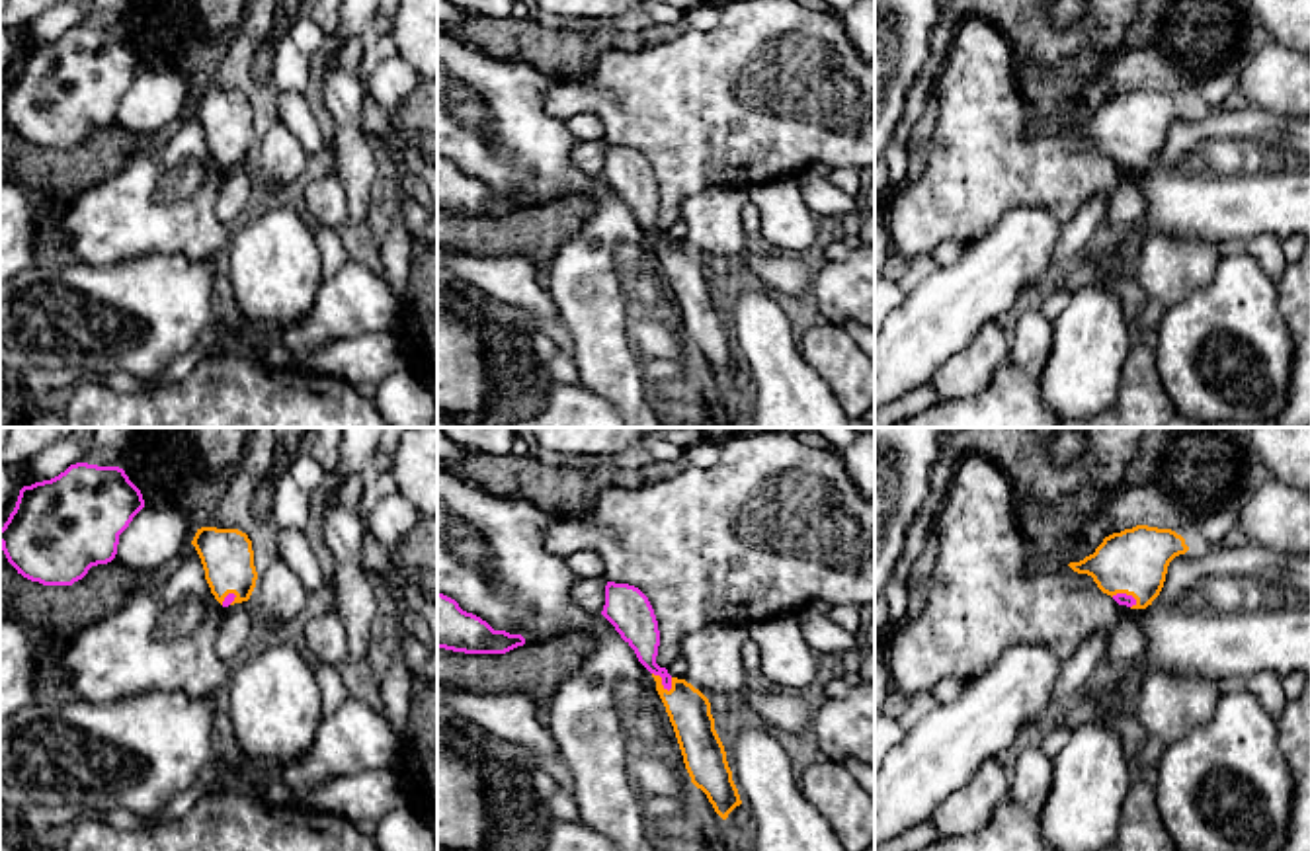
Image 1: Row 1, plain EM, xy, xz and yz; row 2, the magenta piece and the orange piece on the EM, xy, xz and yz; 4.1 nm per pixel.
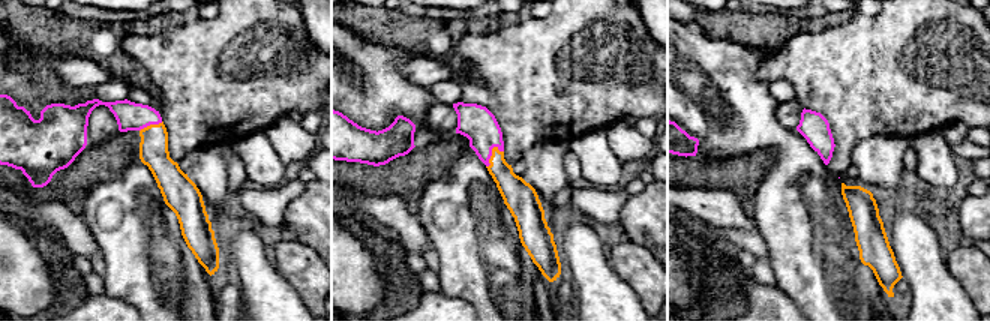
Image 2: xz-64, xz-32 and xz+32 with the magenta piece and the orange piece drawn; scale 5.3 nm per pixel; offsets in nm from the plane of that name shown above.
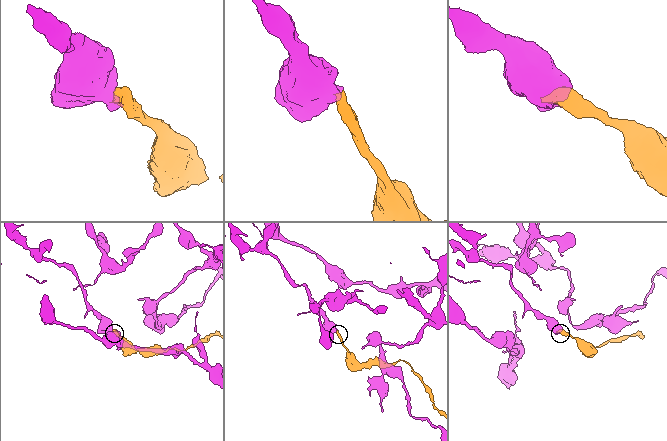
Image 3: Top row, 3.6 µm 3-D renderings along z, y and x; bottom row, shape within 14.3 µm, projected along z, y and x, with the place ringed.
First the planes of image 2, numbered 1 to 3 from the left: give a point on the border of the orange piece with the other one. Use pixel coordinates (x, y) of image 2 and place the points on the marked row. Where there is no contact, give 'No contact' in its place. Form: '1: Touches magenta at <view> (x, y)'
1: Touches magenta at xz-64 (150, 123)
2: Touches magenta at xz-32 (491, 155)
3: No contact

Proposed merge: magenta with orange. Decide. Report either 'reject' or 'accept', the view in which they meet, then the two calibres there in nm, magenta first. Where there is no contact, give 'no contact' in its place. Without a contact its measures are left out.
accept; contact in xz; calibres 160 and 180 nm

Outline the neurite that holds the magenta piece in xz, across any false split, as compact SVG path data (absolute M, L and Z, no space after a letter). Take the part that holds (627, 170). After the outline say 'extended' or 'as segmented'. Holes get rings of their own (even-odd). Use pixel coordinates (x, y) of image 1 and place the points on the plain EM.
M607 144L601 178L652 236L691 345L707 357L715 375L726 383L742 363L732 344L724 308L715 293L711 265L691 246L672 240L666 230L656 226L660 193L648 160L635 148Z; extended

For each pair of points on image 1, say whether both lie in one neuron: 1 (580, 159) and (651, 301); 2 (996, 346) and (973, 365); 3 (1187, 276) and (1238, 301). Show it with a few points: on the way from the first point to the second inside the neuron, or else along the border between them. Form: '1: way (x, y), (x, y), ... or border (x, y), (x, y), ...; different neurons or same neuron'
1: border (576, 143), (573, 162), (584, 172), (600, 176); different neurons
2: way (990, 350), (979, 360); same neuron
3: border (1228, 248), (1215, 276), (1205, 285), (1166, 309); different neurons

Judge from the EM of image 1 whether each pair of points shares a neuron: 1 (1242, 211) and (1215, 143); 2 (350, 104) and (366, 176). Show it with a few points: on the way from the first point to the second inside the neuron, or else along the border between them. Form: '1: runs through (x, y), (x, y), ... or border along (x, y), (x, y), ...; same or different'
1: runs through (1227, 194), (1227, 180), (1215, 161); same
2: runs through (350, 121), (354, 159); same

